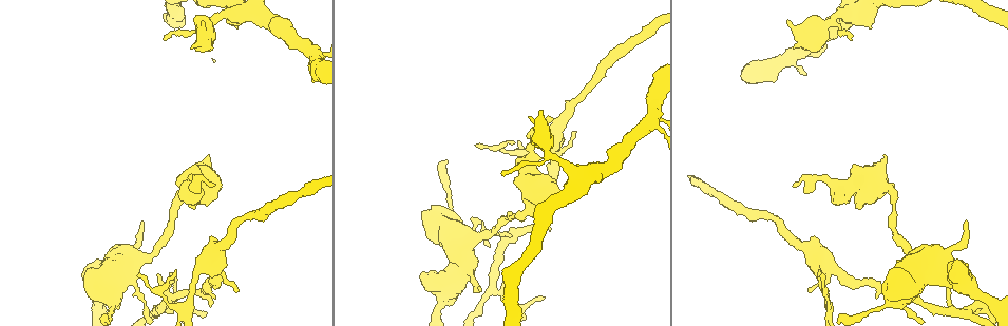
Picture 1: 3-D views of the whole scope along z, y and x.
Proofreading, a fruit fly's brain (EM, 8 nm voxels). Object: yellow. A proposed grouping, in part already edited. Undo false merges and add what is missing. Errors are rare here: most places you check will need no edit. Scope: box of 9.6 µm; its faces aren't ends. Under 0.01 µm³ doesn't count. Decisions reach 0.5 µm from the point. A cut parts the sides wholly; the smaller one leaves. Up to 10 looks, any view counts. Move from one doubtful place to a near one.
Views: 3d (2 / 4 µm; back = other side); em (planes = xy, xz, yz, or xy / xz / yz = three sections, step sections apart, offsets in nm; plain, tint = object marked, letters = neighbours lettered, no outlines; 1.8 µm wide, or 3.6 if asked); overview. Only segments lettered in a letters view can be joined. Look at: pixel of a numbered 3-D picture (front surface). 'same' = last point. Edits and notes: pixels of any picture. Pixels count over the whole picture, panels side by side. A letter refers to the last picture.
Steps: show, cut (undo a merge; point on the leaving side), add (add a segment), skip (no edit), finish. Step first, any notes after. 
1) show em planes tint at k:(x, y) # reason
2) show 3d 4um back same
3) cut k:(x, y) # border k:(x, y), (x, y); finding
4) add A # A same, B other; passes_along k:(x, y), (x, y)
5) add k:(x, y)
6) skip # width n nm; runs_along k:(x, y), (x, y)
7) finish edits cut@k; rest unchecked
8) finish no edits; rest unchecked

show em xy step 16 tint at 1:(495, 286) # four arms meet

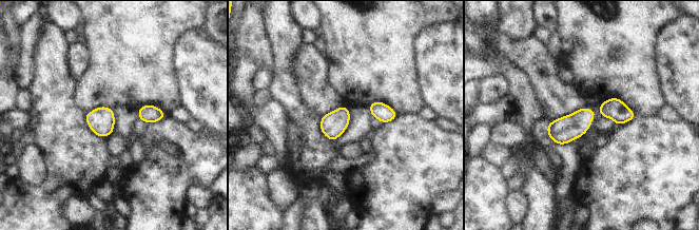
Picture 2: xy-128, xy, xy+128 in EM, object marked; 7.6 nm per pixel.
show em planes letters same # another direction

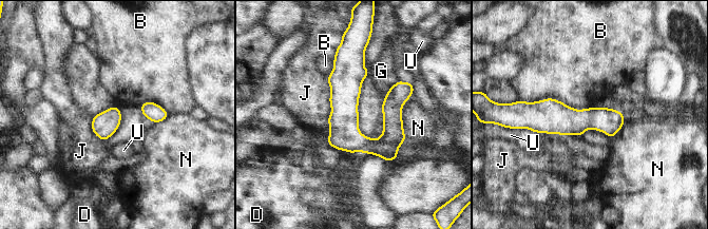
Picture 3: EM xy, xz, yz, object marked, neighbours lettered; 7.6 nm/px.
skip # width 190 nm; B other, D other, G other, J other, N other, U other; border 3:(519, 99), (597, 108); all the same neuron

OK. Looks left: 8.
show em planes plain at 1:(480, 289) # an open end

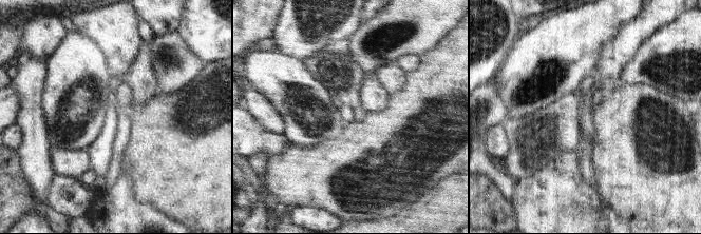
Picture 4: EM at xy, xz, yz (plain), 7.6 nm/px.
show em planes letters same

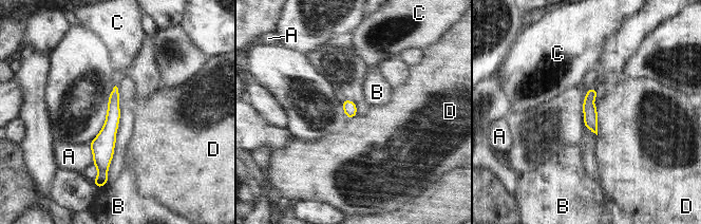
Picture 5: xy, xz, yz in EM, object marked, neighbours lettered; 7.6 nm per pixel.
skip # width 110 nm; A other, B other, C other, D other; border 5:(598, 106), (597, 134); no lettered segment goes on from it

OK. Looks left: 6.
show em yz step 4 tint at 1:(313, 53) # four arms meet

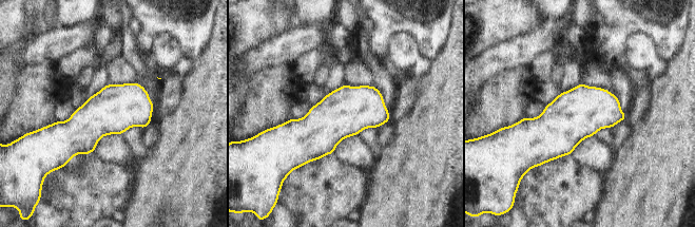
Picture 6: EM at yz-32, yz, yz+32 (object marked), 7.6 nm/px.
show em planes letters same # cut it another way

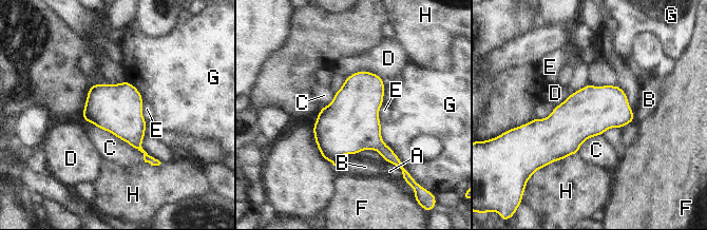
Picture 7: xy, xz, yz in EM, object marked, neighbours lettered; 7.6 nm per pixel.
skip # width 380 nm; A other, B other, C other, D other, E other, F other, G other, H other; border 7:(82, 119), (127, 141), (145, 160); one neuron here

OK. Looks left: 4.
show em yz step 16 letters at 1:(187, 299) # arms part here

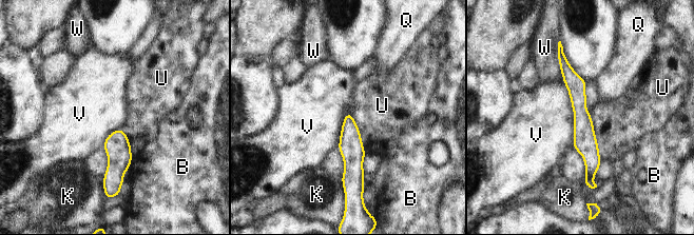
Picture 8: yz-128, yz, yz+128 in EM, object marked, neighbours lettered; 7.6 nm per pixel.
skip # B other, K other, Q other, U other, V other, W other; runs_along 8:(563, 60), (576, 85), (590, 178); all the same neuron

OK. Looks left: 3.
finish no edits; rest unchecked

